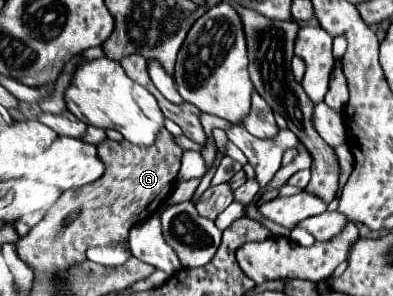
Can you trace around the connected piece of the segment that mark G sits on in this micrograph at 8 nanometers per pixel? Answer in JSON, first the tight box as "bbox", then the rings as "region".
{"bbox":[17,129,183,273],"region":[[[161,129],[151,147],[105,139],[97,143],[97,155],[105,163],[105,175],[85,187],[63,191],[41,223],[31,227],[25,237],[19,237],[17,255],[33,273],[69,271],[73,263],[87,259],[85,251],[89,247],[125,241],[133,225],[149,219],[167,201],[175,185],[183,149],[167,129]]]}

